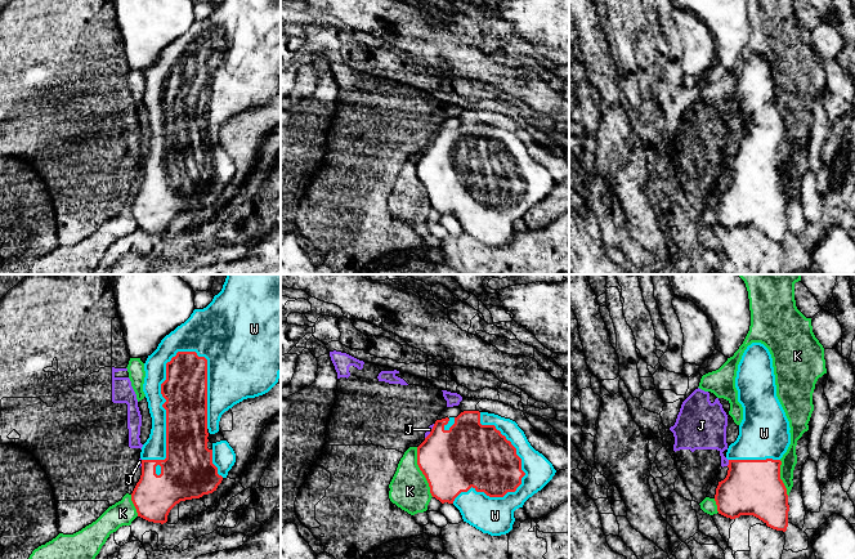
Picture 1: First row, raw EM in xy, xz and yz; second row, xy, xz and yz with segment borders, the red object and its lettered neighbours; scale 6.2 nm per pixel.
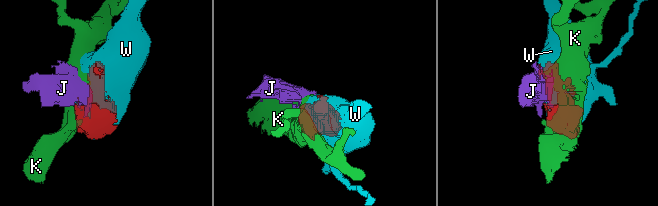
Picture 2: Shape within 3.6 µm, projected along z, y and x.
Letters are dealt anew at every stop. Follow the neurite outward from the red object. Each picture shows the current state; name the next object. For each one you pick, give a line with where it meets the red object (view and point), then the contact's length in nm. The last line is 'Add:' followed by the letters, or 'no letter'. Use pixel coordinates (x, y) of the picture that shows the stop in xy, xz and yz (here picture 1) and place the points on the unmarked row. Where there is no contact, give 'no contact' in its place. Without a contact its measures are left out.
W: contact xy (164, 119); length 750 nm
Add: W

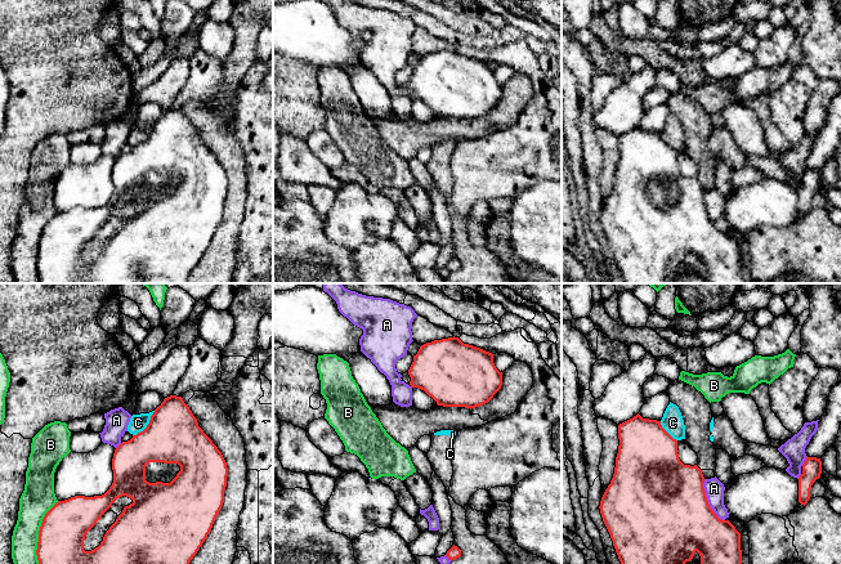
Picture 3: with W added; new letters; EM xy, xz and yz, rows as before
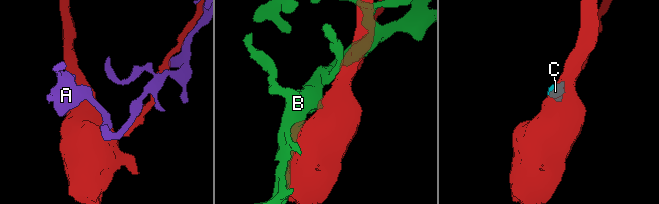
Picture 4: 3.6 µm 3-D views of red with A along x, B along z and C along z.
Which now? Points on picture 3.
Add: no letter

